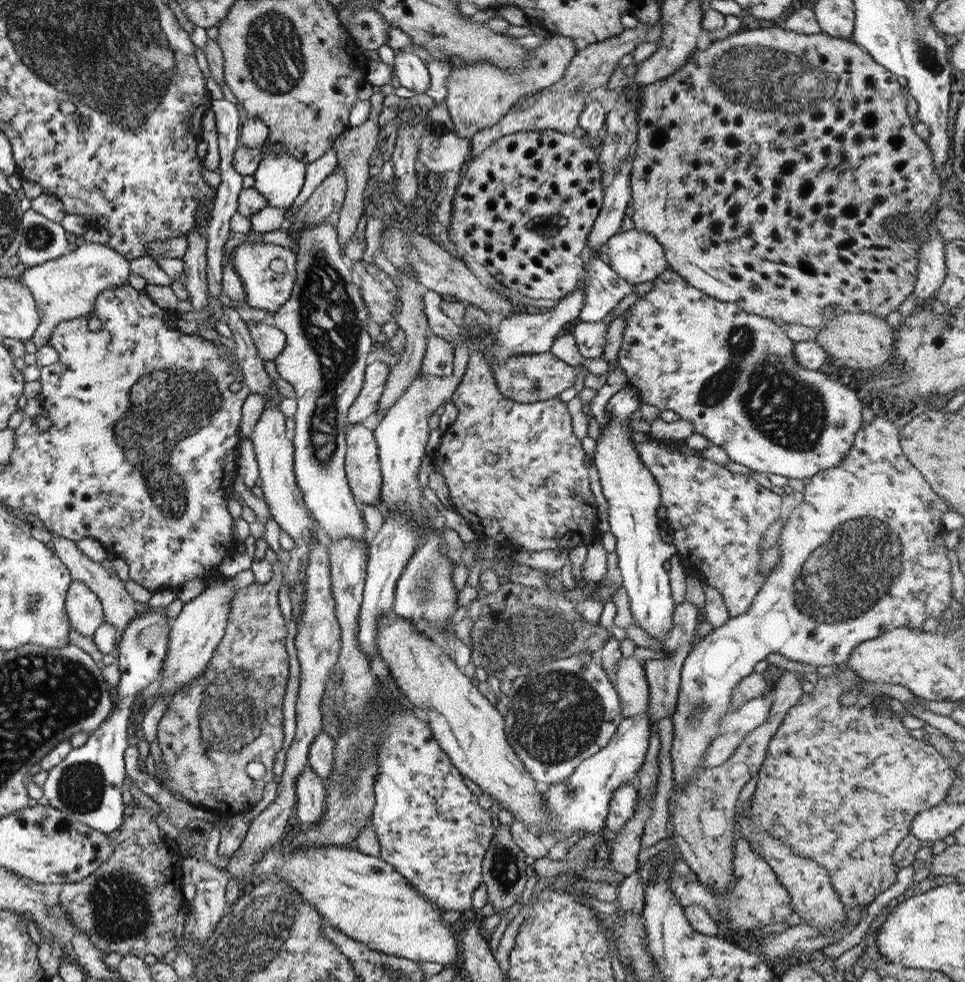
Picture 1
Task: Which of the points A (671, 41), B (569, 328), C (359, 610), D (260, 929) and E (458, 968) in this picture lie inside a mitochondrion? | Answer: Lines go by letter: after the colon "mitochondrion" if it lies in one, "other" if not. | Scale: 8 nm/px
A: other
B: other
C: other
D: mitochondrion
E: other

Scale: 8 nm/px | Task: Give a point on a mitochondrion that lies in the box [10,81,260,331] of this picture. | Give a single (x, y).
(38, 237)

